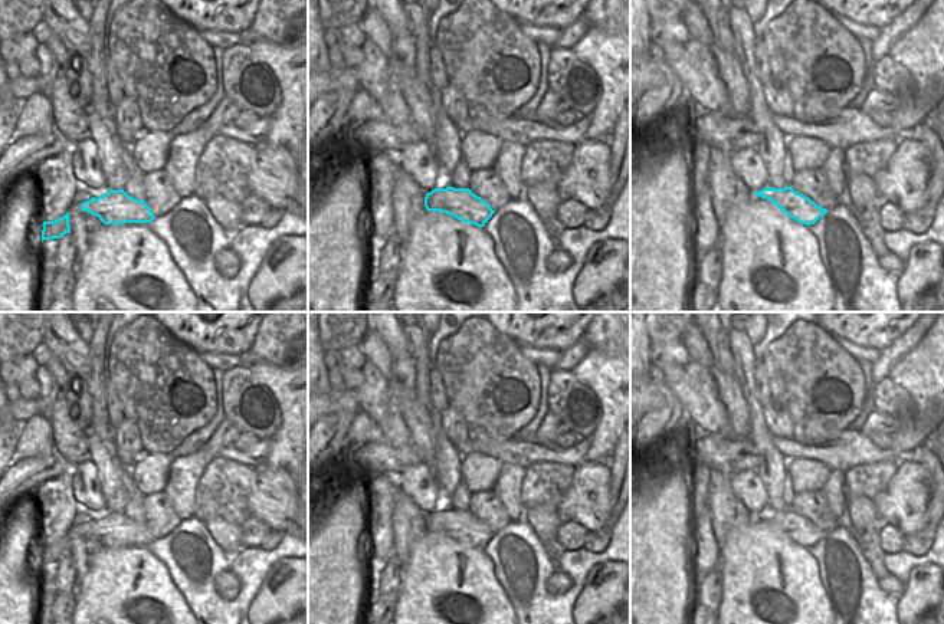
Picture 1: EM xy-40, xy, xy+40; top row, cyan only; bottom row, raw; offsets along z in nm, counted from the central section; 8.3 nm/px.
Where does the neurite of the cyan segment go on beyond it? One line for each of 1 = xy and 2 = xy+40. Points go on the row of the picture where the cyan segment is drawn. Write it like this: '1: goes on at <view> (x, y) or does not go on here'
1: does not go on here
2: does not go on here

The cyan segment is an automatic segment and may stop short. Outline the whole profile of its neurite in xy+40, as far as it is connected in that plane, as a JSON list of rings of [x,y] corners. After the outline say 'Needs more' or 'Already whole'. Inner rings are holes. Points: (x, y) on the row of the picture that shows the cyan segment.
[[[787,185],[784,188],[768,187],[753,194],[770,200],[789,217],[807,226],[814,224],[829,211]]]. Already whole.

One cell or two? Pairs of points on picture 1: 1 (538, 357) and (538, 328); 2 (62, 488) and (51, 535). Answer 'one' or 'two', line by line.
1: two
2: one

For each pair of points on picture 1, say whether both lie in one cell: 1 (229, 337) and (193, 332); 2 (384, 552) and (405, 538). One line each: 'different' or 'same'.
1: same
2: different

